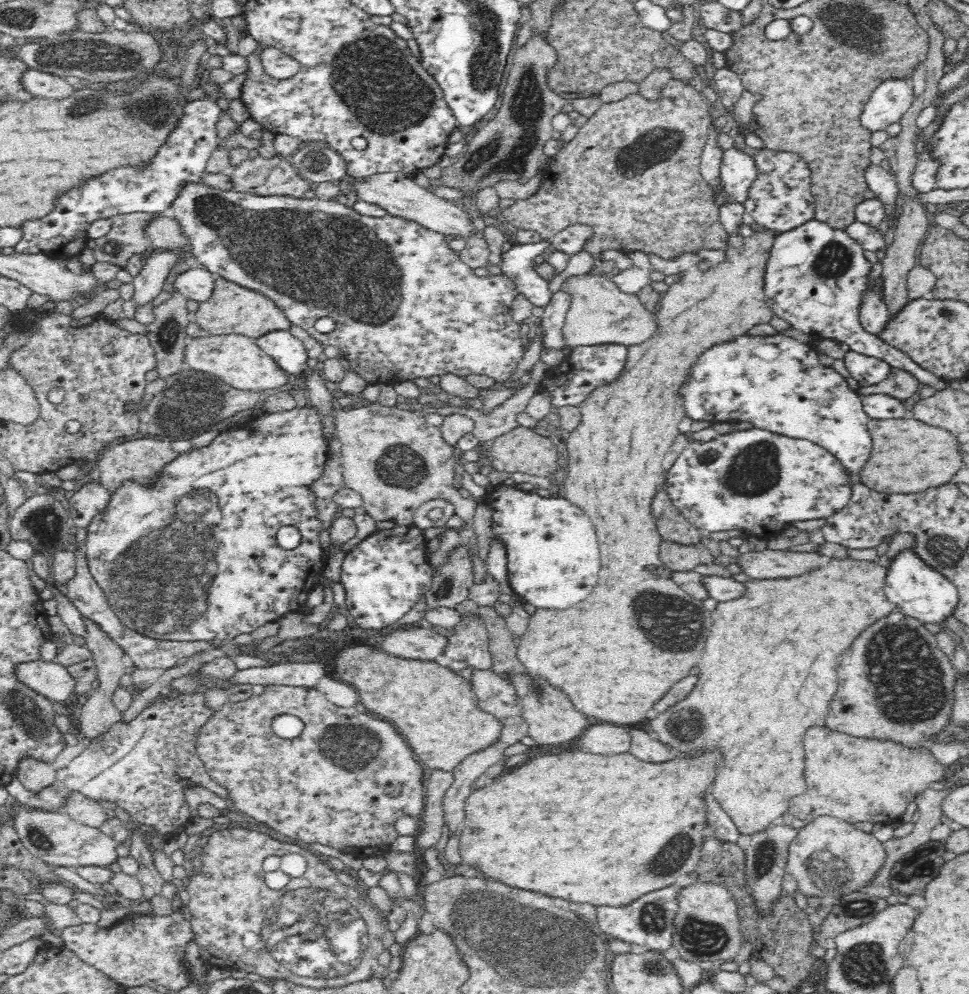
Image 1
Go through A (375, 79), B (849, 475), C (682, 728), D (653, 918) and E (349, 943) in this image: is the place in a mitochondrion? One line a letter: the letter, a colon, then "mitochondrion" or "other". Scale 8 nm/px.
A: mitochondrion
B: other
C: mitochondrion
D: mitochondrion
E: mitochondrion

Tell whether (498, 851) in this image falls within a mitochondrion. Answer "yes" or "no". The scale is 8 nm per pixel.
no

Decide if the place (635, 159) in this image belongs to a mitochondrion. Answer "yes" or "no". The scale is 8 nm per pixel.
yes

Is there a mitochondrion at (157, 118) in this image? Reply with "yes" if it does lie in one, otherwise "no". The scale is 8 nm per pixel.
yes

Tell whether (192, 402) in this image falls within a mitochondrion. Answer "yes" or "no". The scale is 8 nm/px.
yes

